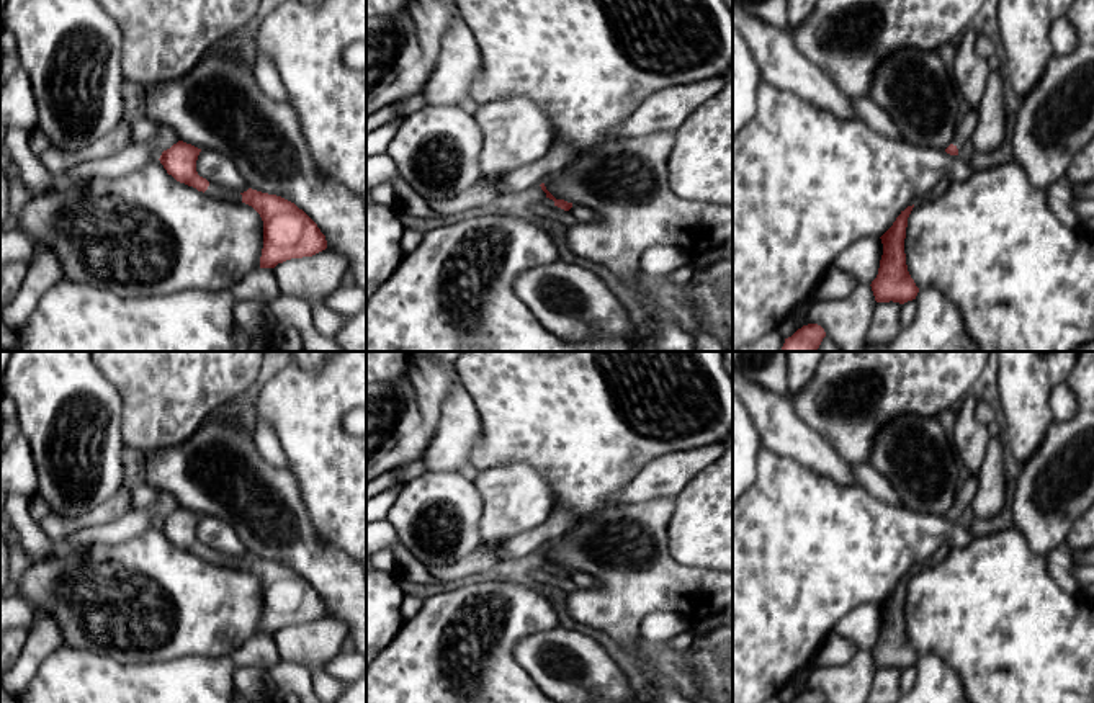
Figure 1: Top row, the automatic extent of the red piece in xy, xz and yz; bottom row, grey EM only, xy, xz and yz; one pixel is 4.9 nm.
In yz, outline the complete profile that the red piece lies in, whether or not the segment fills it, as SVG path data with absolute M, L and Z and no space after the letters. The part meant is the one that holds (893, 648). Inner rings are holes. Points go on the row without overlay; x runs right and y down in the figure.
M914 571L901 577L893 592L880 603L883 621L878 641L870 651L877 669L893 667L904 670L916 665L919 659L919 654L908 638L904 620L908 584L912 574Z

